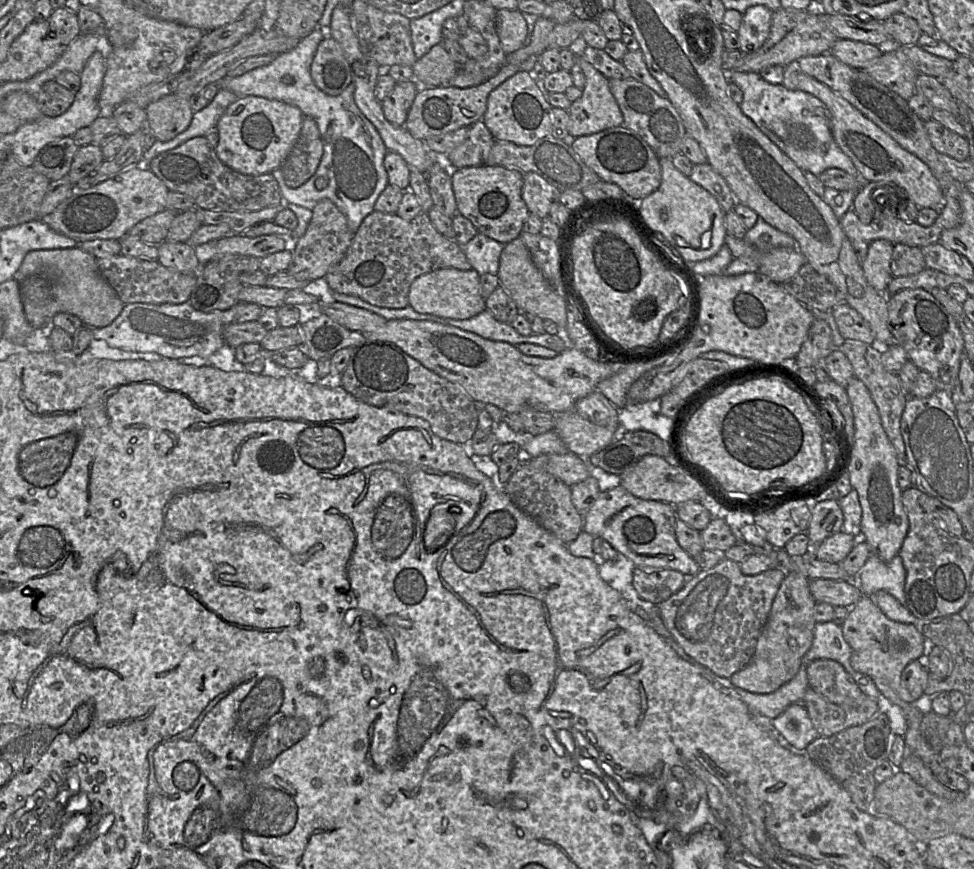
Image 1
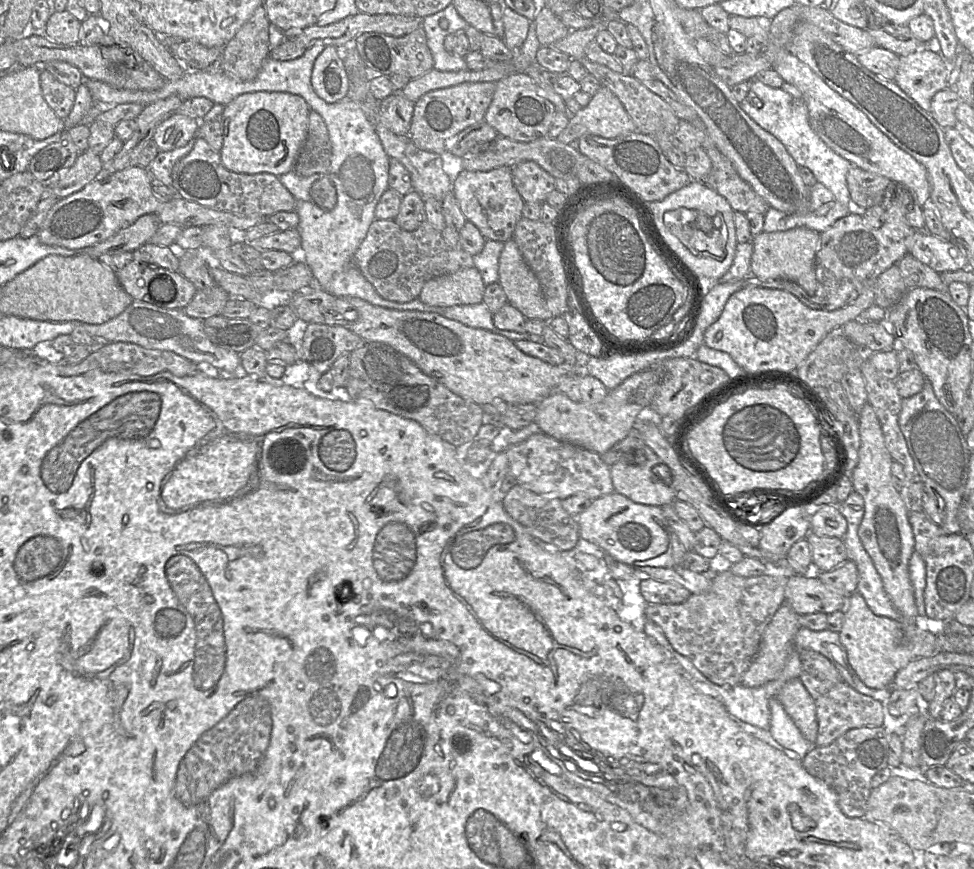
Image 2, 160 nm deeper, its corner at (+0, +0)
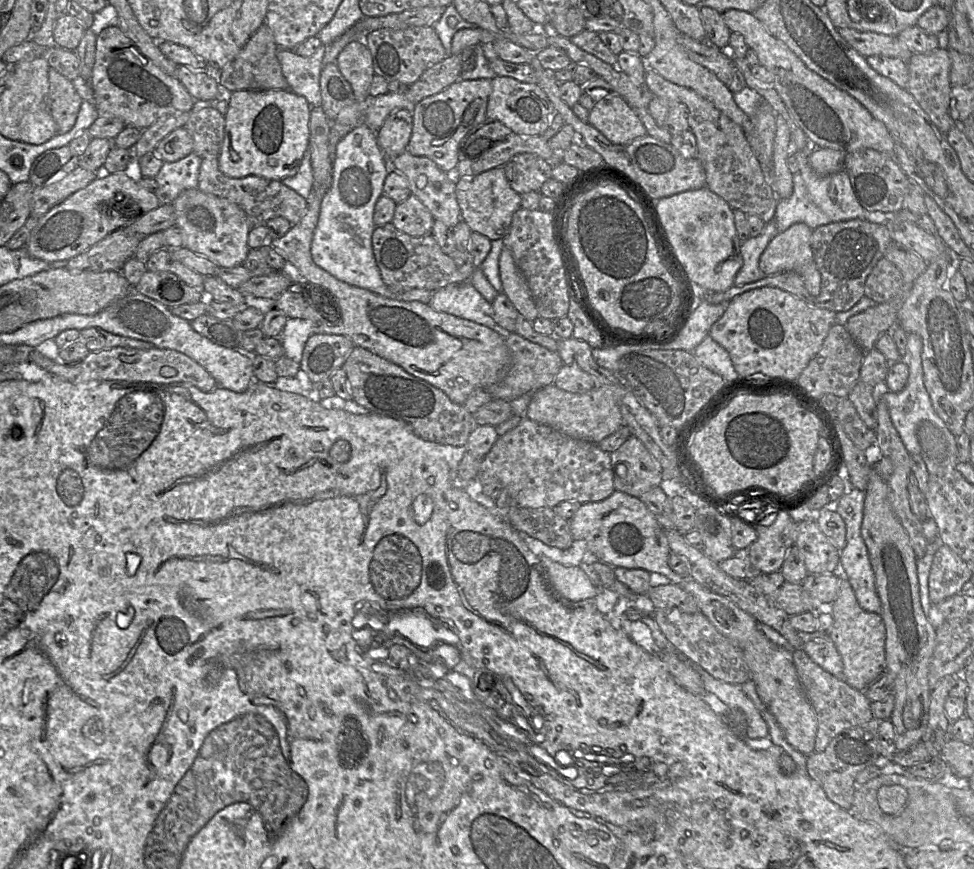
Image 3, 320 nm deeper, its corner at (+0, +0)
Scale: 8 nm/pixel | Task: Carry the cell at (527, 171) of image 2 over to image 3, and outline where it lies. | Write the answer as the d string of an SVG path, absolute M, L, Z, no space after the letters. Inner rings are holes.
M520 153L504 166L505 176L511 188L519 195L540 191L544 182L551 178L551 163L538 155Z

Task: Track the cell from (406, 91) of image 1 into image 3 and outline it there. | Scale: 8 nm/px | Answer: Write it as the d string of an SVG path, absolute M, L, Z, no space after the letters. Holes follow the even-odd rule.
M412 108L394 110L376 132L376 138L385 157L391 161L406 150L413 129Z

